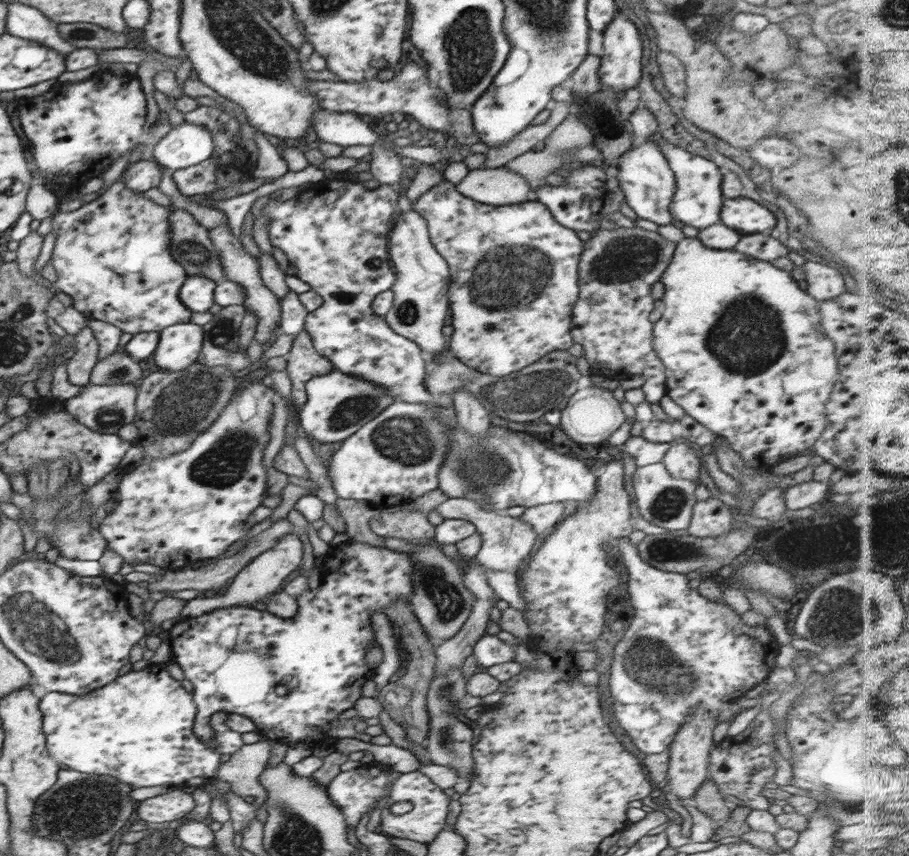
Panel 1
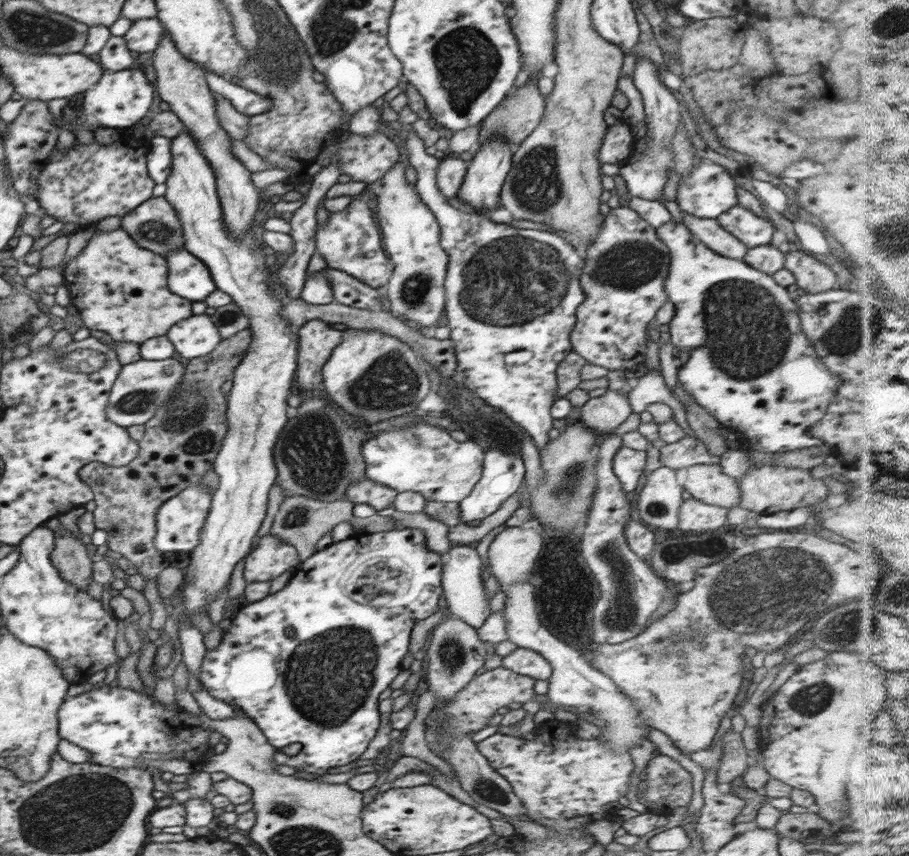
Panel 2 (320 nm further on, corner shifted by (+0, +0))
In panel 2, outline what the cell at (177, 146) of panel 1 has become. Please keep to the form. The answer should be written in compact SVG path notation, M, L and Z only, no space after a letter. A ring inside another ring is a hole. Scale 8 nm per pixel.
M152 136L150 141L150 152L147 155L149 177L155 185L166 183L172 166L171 138Z

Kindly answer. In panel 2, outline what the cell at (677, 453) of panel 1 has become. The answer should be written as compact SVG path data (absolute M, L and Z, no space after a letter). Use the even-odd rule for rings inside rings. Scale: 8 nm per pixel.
M698 464L690 466L681 473L681 482L683 490L690 492L700 502L726 509L734 508L740 504L741 488L739 484L731 476L724 474L720 465Z

